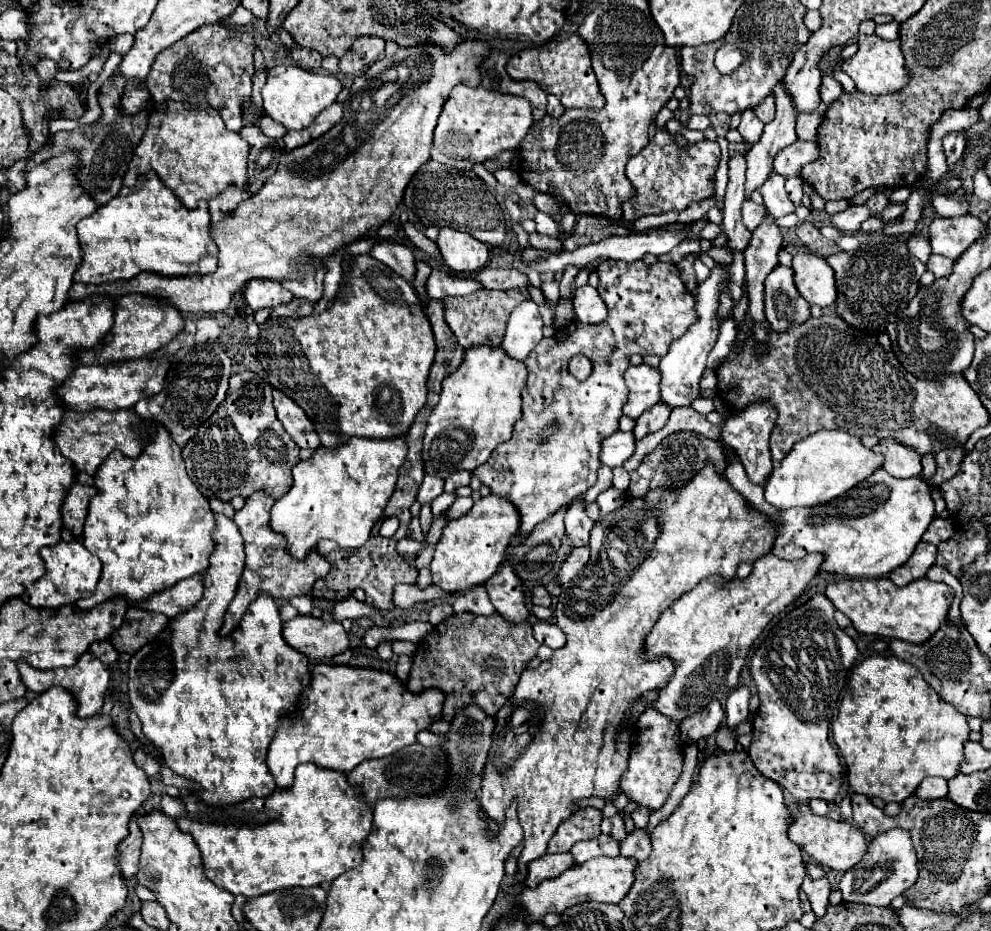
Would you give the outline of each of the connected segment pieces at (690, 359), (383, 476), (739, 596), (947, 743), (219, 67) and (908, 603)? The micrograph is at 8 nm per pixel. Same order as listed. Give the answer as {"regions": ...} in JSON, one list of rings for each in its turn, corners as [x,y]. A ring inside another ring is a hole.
{"regions":[[[[717,263],[711,269],[711,275],[699,283],[699,293],[695,301],[695,311],[697,311],[697,323],[689,327],[689,331],[671,343],[667,355],[661,359],[661,401],[671,405],[671,407],[681,407],[681,405],[691,405],[697,395],[699,395],[699,379],[705,369],[705,359],[707,353],[713,349],[717,335],[719,335],[719,319],[717,319],[717,295],[721,295],[721,283],[727,281],[727,267]]],[[[353,439],[353,443],[337,449],[319,447],[311,459],[299,461],[293,467],[291,491],[277,499],[271,509],[271,529],[287,541],[289,555],[299,561],[307,559],[321,539],[337,541],[343,547],[363,545],[383,515],[405,455],[403,439]]],[[[767,553],[753,563],[749,577],[731,581],[709,577],[679,597],[659,617],[645,641],[645,657],[669,655],[675,661],[675,677],[659,691],[657,711],[683,721],[713,699],[725,703],[725,697],[739,687],[741,667],[763,627],[809,585],[821,571],[823,559],[825,555],[813,553],[797,561],[785,561]]],[[[871,655],[853,667],[849,689],[843,695],[839,715],[833,723],[833,739],[847,763],[851,791],[897,803],[913,795],[919,783],[929,775],[945,779],[955,777],[965,761],[963,743],[969,739],[969,731],[965,715],[961,715],[953,705],[943,703],[913,665],[891,655]]],[[[205,25],[157,55],[151,71],[147,75],[147,89],[155,103],[165,103],[167,99],[187,101],[195,105],[213,105],[233,131],[243,127],[241,105],[251,97],[251,77],[253,77],[253,37],[229,29],[223,25]]],[[[887,577],[833,581],[827,585],[825,595],[841,613],[851,619],[859,633],[879,635],[885,639],[903,639],[911,643],[923,643],[929,639],[945,621],[953,601],[953,589],[945,583],[917,579],[905,587],[897,587]]]]}

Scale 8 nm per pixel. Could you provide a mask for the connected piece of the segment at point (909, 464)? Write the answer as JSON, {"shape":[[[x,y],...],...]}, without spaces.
{"shape":[[[893,439],[879,441],[873,451],[885,457],[883,469],[893,477],[917,477],[921,475],[921,455],[911,447],[905,447]]]}

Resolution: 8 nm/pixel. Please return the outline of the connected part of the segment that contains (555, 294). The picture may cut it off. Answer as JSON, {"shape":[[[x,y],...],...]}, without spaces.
{"shape":[[[557,281],[554,282],[543,282],[541,290],[547,299],[551,302],[557,302],[560,298],[559,294],[559,283]]]}

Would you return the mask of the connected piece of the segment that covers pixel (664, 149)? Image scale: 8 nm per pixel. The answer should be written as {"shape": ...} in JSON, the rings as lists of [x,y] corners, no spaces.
{"shape":[[[665,127],[657,129],[655,139],[627,163],[627,179],[633,183],[637,193],[623,203],[623,219],[633,221],[643,215],[683,211],[689,203],[711,197],[713,185],[709,179],[715,175],[719,155],[719,145],[713,141],[691,143],[687,153],[681,153],[669,131],[665,131]]]}

